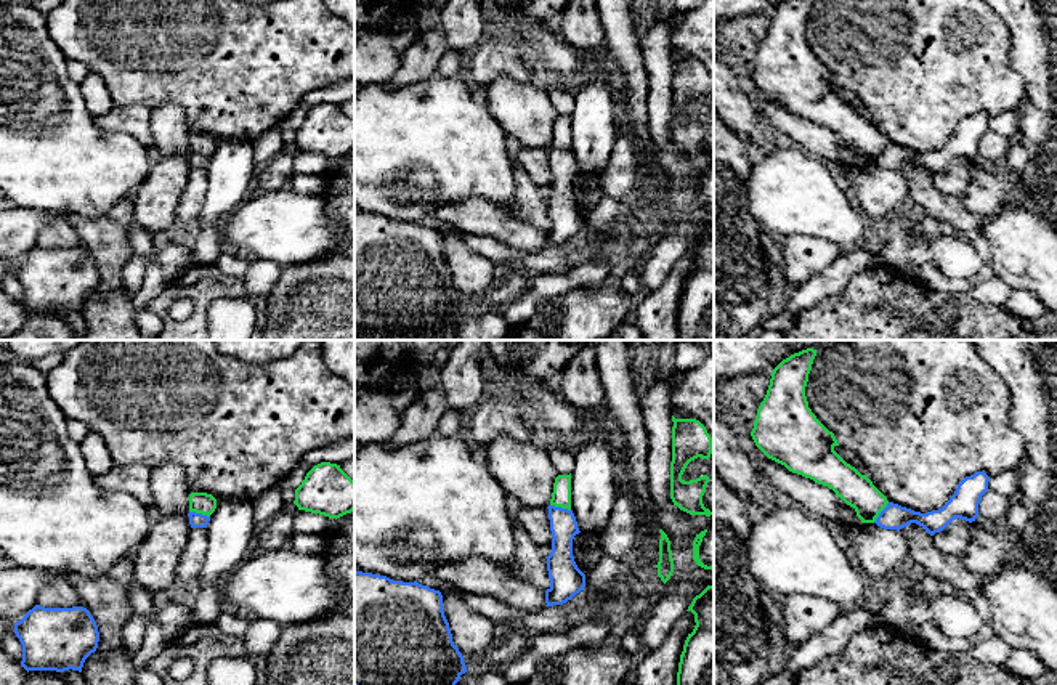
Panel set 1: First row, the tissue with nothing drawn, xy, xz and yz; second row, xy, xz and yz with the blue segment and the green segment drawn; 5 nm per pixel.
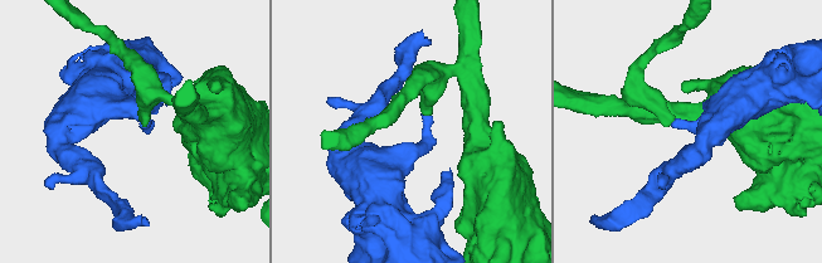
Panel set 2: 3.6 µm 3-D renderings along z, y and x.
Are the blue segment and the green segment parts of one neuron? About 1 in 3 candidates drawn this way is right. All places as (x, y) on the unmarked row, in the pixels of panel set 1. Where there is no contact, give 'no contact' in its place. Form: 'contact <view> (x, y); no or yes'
contact xy (199, 154); no

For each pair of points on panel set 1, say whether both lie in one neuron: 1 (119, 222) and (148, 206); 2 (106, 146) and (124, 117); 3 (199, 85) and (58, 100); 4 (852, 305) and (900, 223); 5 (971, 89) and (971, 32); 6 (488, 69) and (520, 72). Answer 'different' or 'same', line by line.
1: different
2: different
3: different
4: different
5: same
6: same

